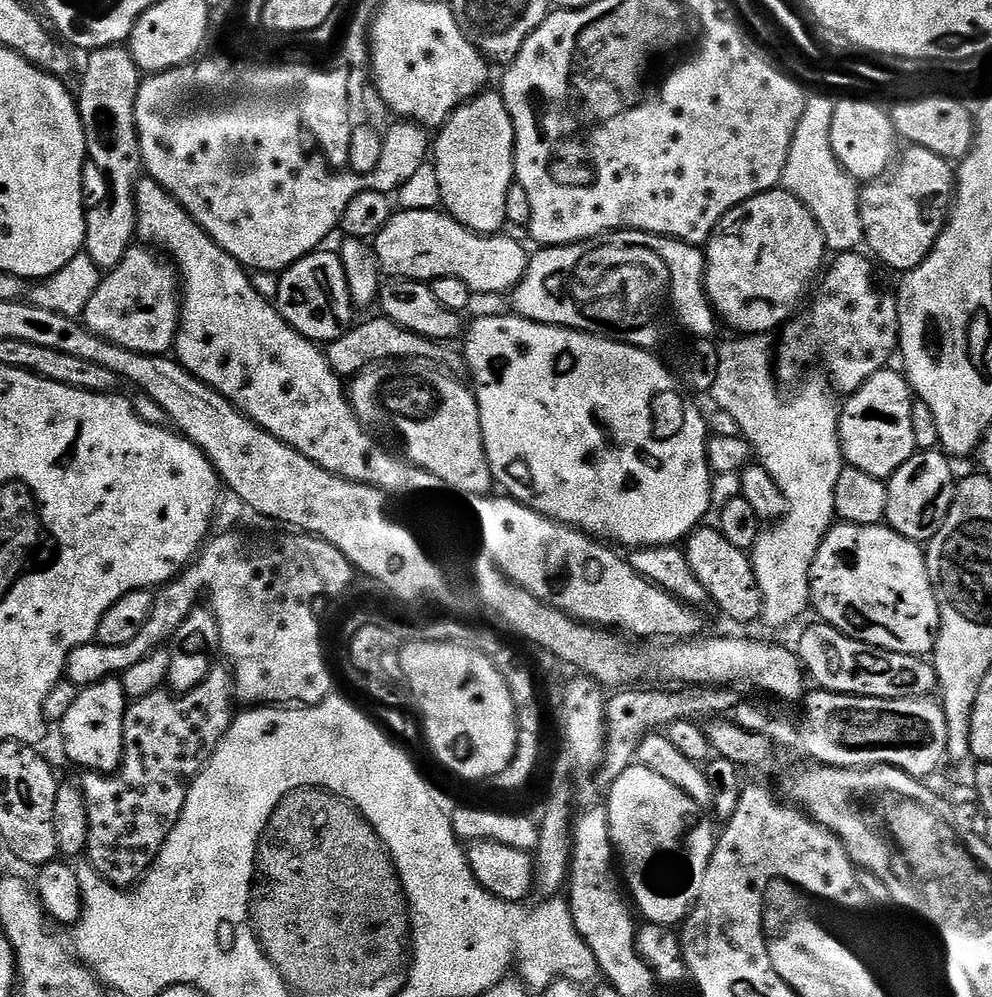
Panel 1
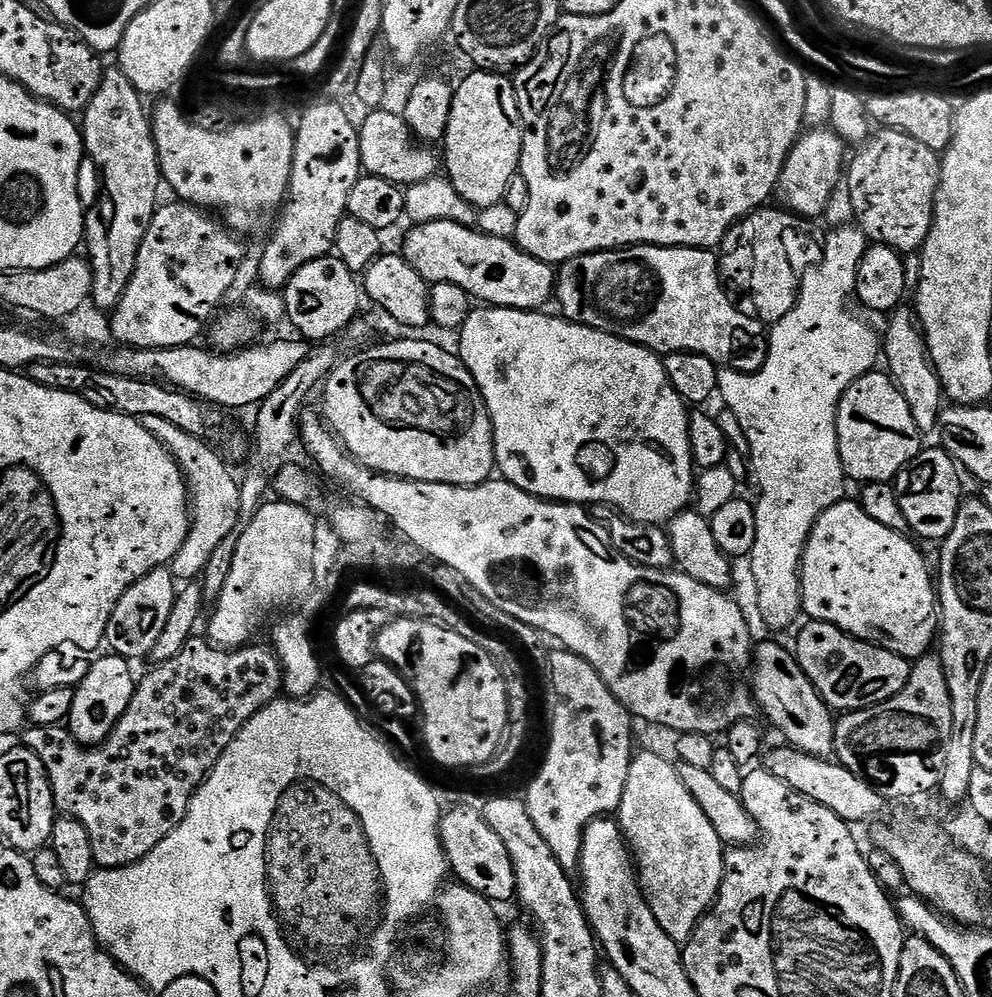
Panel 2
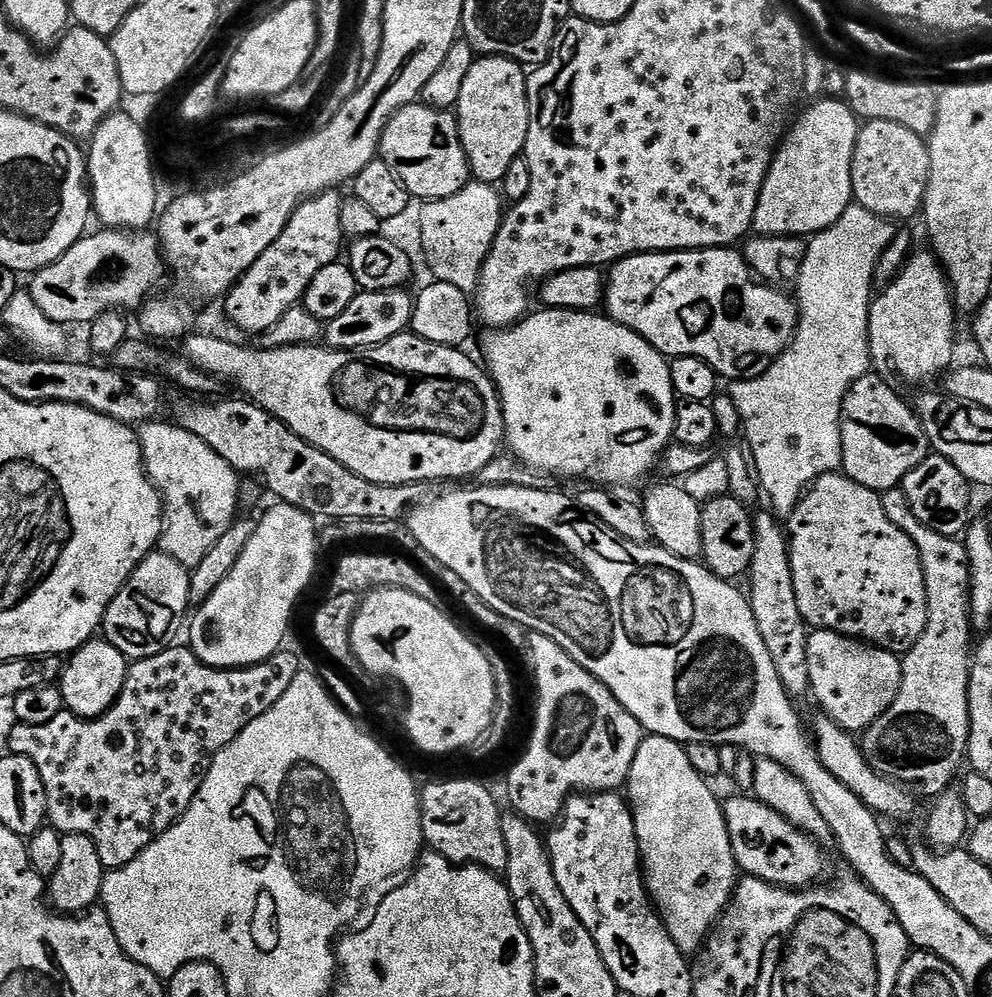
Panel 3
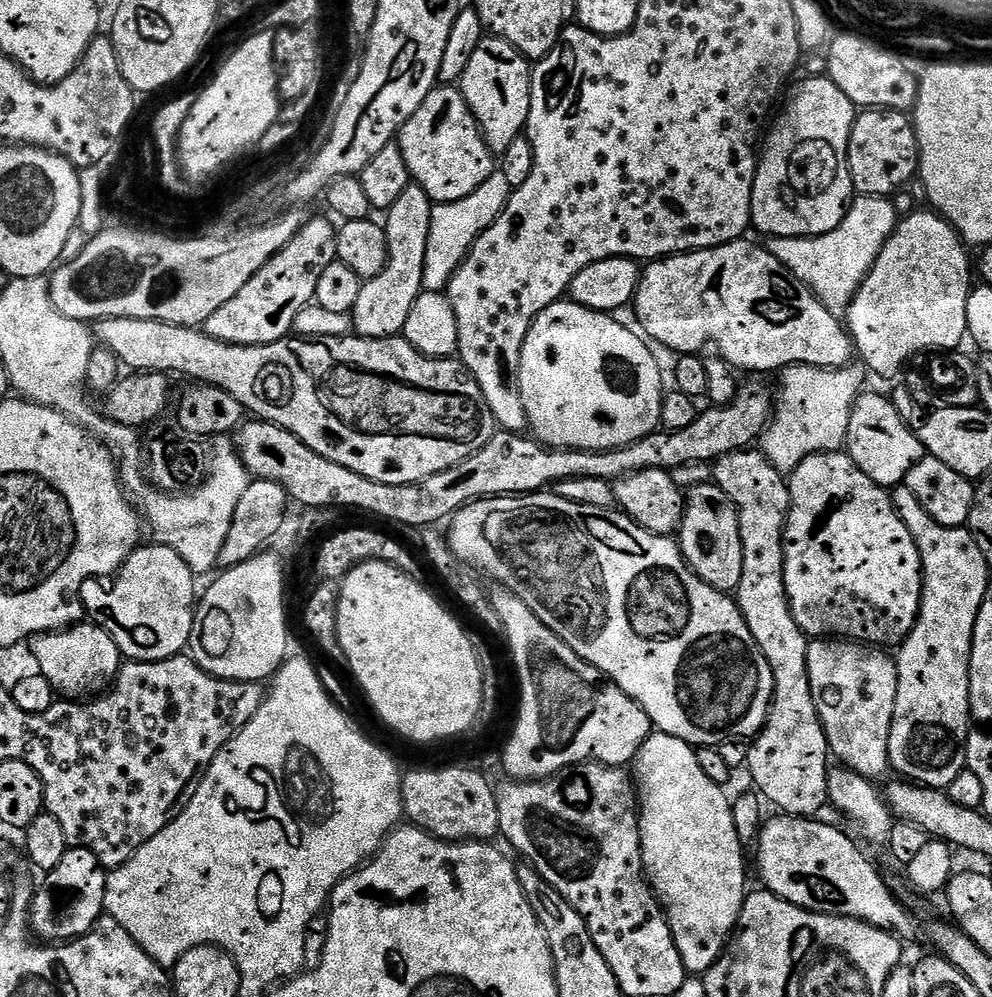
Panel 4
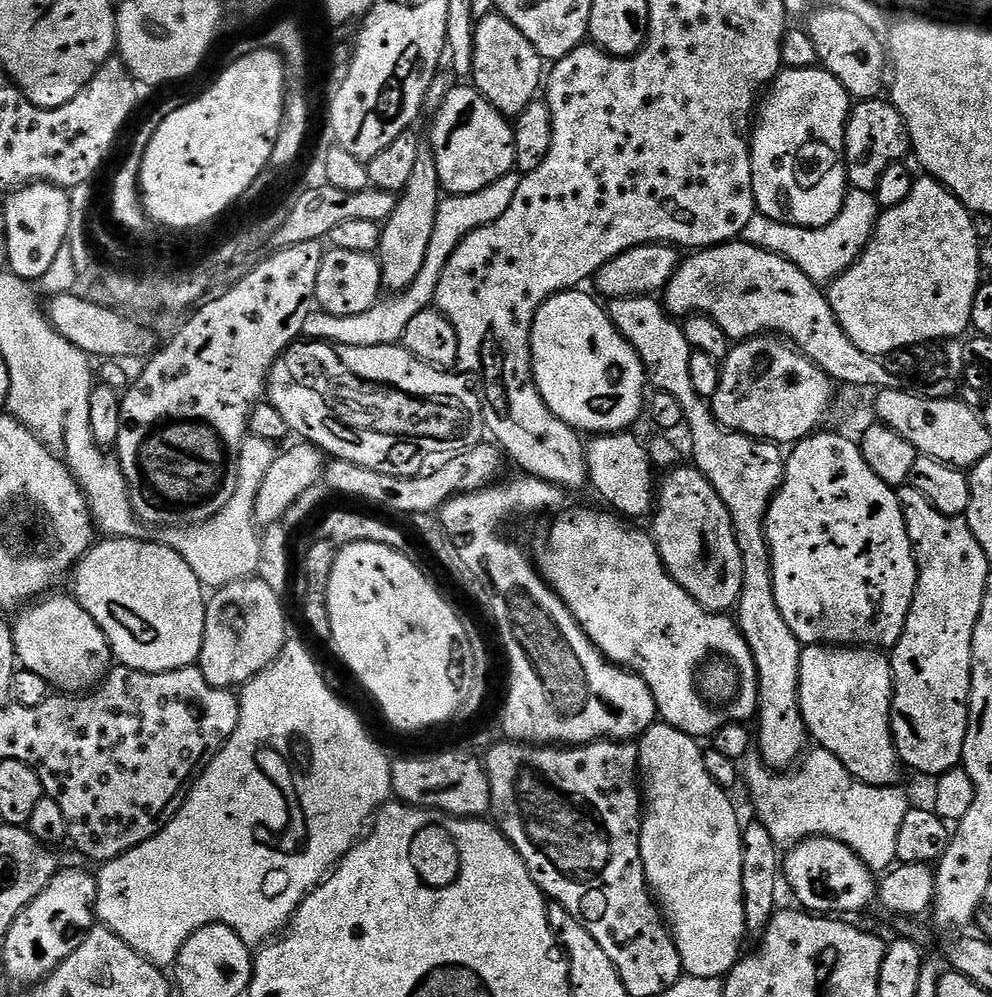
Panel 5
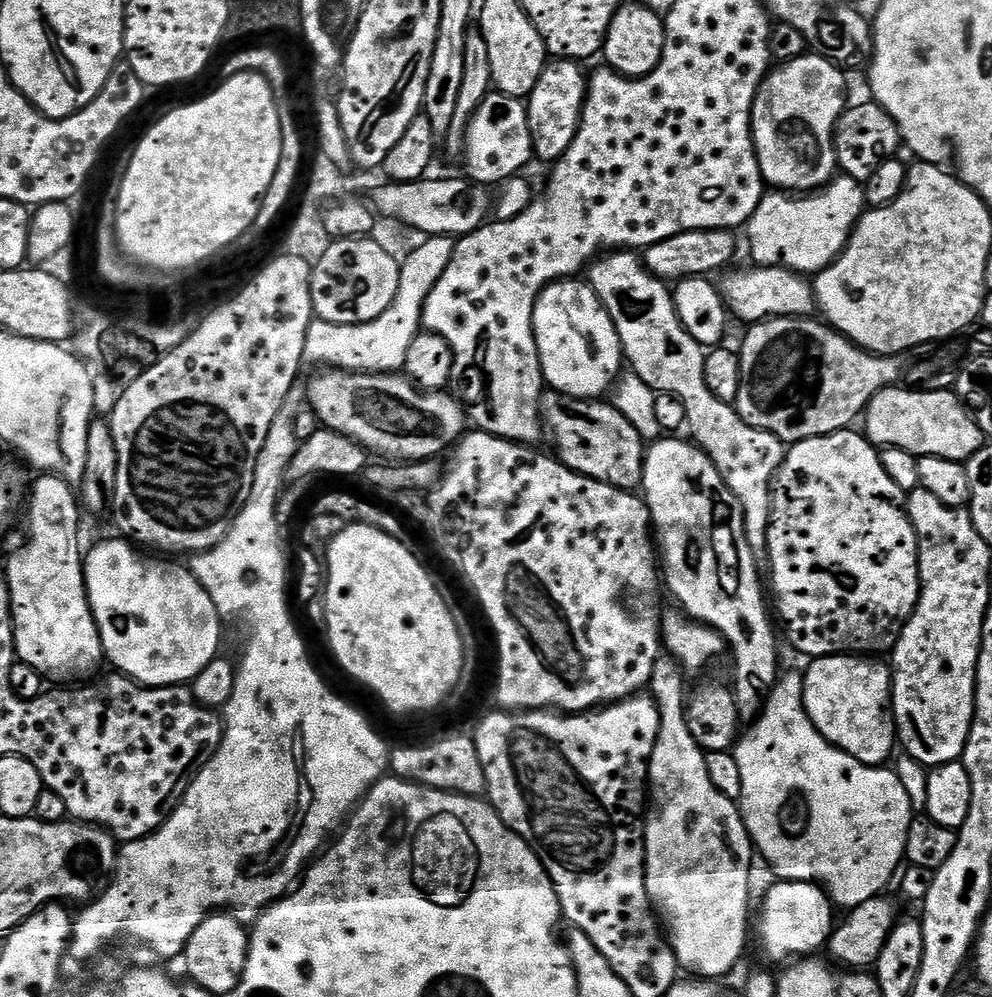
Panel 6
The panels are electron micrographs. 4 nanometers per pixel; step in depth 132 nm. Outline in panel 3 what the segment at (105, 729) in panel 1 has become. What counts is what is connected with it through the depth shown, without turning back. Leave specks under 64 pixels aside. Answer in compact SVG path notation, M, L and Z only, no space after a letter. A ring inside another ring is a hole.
M93 638L71 653L69 660L72 661L63 665L58 681L65 709L84 720L94 720L111 710L112 703L119 698L128 681L128 657L123 656L108 639Z

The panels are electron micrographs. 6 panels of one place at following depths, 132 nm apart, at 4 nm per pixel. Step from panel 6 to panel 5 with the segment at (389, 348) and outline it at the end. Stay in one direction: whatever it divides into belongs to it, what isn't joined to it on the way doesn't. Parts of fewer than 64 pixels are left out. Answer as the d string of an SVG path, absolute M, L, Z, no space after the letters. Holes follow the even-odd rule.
M510 171L502 178L498 178L498 182L490 182L490 186L474 190L474 194L445 195L441 199L439 210L436 211L434 234L430 234L430 246L426 246L426 262L422 262L418 278L414 278L414 282L403 294L393 295L388 301L385 299L376 303L370 310L353 316L331 316L326 311L314 310L306 318L303 335L346 346L382 346L403 341L406 322L410 322L410 318L414 318L414 314L418 314L422 309L433 307L438 282L442 278L446 262L450 262L450 254L458 250L460 243L471 232L494 223L498 218L502 218L502 214L506 214L506 210L510 210L510 202L514 202L514 194L518 194L520 182L521 177L515 171Z

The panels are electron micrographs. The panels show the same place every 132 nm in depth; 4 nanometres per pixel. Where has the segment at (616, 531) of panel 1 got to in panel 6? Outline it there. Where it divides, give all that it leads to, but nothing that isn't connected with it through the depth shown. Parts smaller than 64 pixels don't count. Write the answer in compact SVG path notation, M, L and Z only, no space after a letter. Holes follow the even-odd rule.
M565 278L557 280L555 284L549 284L536 300L534 306L534 314L532 315L532 329L536 335L536 345L538 346L538 354L540 355L540 365L542 366L542 374L544 375L544 383L551 391L560 392L563 396L573 396L576 400L594 400L603 397L604 391L613 387L614 381L621 375L622 367L622 349L620 339L616 333L616 324L610 318L610 314L604 308L604 304L597 298L596 291L580 278Z

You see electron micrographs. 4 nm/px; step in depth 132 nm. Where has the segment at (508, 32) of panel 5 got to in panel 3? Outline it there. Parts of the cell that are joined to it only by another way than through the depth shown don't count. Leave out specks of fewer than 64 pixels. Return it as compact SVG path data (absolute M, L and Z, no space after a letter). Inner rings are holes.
M480 56L470 66L466 82L462 82L462 94L458 94L455 109L458 134L462 138L462 150L466 150L469 173L479 183L499 185L510 162L521 159L526 146L526 134L530 130L530 110L528 109L528 81L526 72L516 61L505 56Z

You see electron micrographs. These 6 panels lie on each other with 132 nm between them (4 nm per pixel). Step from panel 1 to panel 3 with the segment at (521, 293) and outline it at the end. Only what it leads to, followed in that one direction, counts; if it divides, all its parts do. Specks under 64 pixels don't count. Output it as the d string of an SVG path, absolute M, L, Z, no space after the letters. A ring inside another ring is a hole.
M735 247L726 248L701 248L699 250L681 250L679 252L635 252L632 256L623 256L611 265L606 272L606 283L604 285L603 307L607 315L618 321L622 326L634 330L643 340L650 342L665 358L675 358L678 356L689 356L690 358L702 358L714 369L717 377L728 376L729 381L742 380L753 375L752 356L768 356L775 358L780 356L788 348L788 343L794 338L796 324L800 320L798 305L787 291L776 286L769 286L767 283L758 282L751 268L744 260L743 251Z

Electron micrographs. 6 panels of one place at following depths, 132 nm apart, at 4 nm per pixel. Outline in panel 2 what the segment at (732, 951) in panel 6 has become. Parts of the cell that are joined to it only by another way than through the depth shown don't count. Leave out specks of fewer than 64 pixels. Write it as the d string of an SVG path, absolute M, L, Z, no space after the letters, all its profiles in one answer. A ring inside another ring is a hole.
M656 752L633 755L618 819L638 869L640 889L644 891L654 918L658 918L658 926L662 926L662 930L666 930L672 940L686 942L692 937L696 923L704 917L704 913L712 907L720 893L726 845L718 838L718 830L710 826L710 818L702 814L702 806L698 806L690 790L682 786L679 767L669 760Z

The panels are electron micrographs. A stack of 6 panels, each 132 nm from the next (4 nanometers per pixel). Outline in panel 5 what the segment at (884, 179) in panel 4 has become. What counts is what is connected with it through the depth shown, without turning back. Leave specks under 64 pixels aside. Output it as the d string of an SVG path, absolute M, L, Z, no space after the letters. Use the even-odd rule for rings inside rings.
M887 99L862 100L851 105L848 125L844 131L844 165L852 188L875 193L880 179L903 158L909 155L908 127L902 114Z

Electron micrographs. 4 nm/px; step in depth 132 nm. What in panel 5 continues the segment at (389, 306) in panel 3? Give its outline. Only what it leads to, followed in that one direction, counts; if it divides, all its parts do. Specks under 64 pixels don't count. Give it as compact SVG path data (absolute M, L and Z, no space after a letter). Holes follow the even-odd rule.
M421 142L418 146L418 158L413 167L410 182L406 182L404 191L399 193L394 214L384 221L380 230L380 282L383 291L388 294L403 294L426 262L426 246L430 246L430 234L434 234L436 211L440 208L442 189L438 178L438 162L434 162L434 150L431 143Z

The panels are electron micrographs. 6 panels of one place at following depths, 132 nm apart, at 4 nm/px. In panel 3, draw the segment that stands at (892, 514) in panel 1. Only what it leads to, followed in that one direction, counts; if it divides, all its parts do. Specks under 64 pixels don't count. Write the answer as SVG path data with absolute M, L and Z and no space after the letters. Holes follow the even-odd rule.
M929 454L922 463L914 466L914 470L910 470L910 474L906 474L902 487L904 497L908 500L910 510L914 510L918 522L930 526L930 530L938 530L938 534L959 537L973 519L973 489L970 482L958 470L958 466L946 458Z

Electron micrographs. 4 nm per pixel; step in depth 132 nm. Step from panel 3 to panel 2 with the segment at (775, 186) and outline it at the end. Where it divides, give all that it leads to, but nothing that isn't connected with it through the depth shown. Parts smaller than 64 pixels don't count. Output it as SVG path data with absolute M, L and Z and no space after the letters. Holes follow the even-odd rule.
M821 126L815 130L808 130L801 135L795 146L790 150L790 154L784 163L784 169L780 175L778 185L778 200L787 211L794 212L798 216L805 218L823 217L828 211L828 204L831 196L837 190L838 183L841 181L842 173L846 168L846 156L844 160L845 141L841 140L837 132L829 130L827 127Z

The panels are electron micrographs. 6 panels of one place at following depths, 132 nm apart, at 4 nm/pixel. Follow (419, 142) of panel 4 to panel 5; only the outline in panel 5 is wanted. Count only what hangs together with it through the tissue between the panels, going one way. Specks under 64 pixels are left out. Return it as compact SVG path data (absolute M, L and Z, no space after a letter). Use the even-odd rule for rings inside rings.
M474 86L468 88L449 87L446 98L432 119L432 137L430 143L434 150L434 162L438 162L438 178L441 189L454 196L474 194L474 190L482 190L490 186L490 182L498 182L507 172L516 167L514 154L514 134L509 117L501 112Z

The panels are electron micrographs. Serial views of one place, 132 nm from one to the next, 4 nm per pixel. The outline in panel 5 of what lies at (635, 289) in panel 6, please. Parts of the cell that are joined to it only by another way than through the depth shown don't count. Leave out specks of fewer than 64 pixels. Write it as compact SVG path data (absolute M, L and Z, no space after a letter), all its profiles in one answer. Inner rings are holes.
M630 296L626 300L611 301L606 311L620 335L640 356L651 387L653 384L656 392L665 392L670 398L682 402L686 428L692 431L691 463L711 482L732 515L744 575L740 603L734 609L734 616L740 633L754 654L758 674L760 733L755 733L754 740L758 748L760 744L758 755L769 770L791 769L805 755L810 744L808 727L800 709L802 645L798 638L794 638L794 630L786 626L778 602L774 602L772 550L768 546L766 531L768 507L784 483L785 453L767 440L754 440L741 432L730 432L717 422L711 403L700 396L698 390L694 390L694 382L690 382L690 358L694 349L684 337L683 327L669 315L659 299Z

